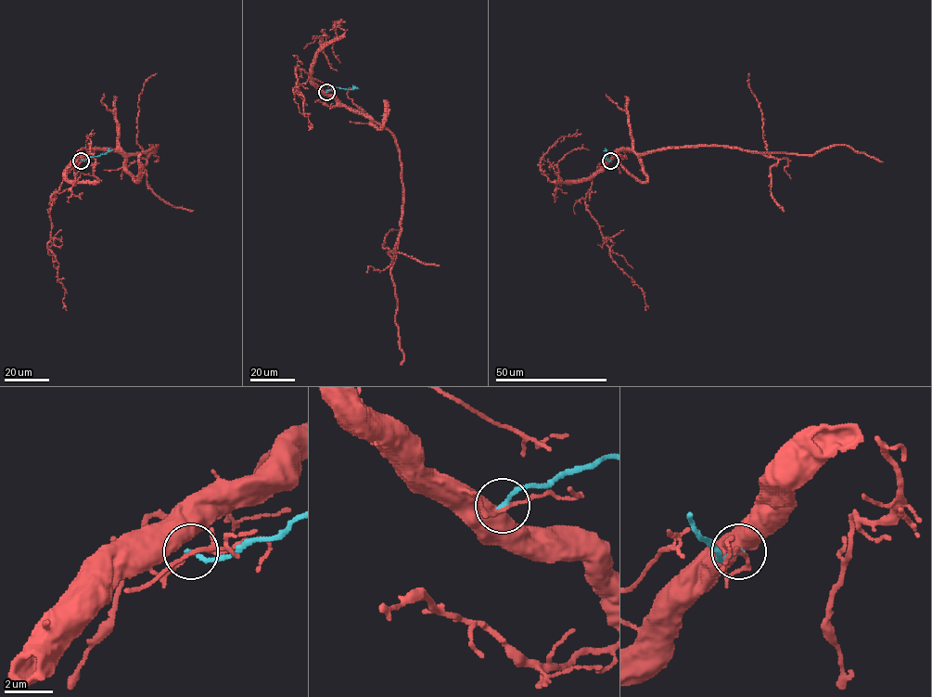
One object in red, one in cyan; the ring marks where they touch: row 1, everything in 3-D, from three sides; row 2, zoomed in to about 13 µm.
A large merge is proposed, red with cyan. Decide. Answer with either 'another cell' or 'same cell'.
another cell

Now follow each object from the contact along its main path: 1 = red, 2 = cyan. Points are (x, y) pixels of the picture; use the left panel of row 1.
1: (81, 160), (95, 149), (139, 153), (157, 146), (146, 153), (148, 155), (149, 144), (158, 157), (154, 162)
2: (81, 160), (112, 149)

